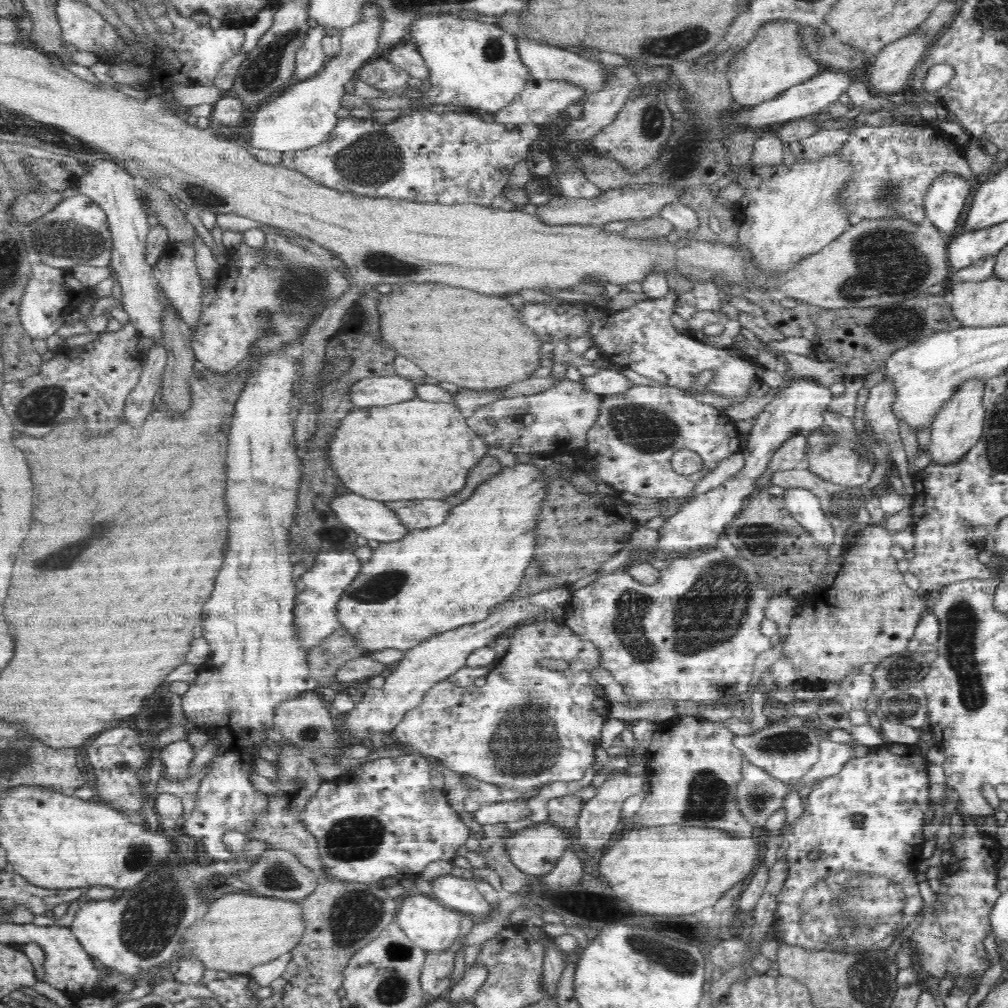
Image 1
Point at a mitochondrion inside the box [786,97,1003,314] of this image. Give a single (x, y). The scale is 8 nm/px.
(885, 260)

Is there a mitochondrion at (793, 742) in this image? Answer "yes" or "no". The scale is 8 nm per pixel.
yes

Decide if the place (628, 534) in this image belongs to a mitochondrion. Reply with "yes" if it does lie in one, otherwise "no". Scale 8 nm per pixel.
no

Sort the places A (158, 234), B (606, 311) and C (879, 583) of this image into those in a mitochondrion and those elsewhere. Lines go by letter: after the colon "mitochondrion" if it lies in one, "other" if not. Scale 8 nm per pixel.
A: other
B: other
C: other

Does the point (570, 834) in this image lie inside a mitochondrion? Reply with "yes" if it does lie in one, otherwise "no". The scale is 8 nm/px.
no

